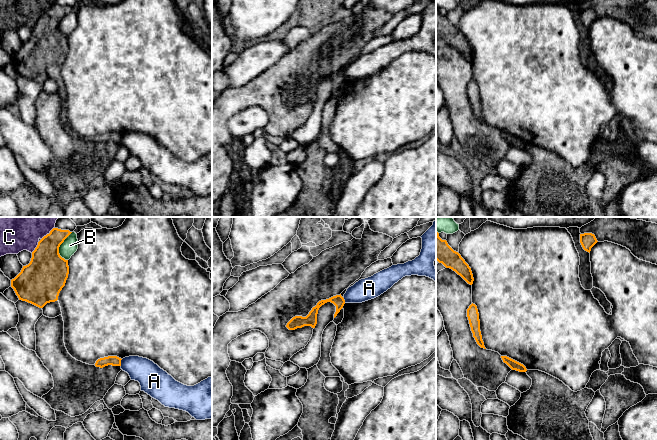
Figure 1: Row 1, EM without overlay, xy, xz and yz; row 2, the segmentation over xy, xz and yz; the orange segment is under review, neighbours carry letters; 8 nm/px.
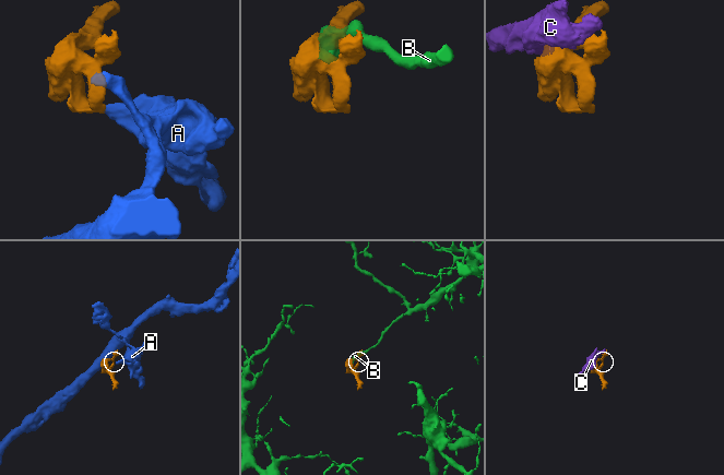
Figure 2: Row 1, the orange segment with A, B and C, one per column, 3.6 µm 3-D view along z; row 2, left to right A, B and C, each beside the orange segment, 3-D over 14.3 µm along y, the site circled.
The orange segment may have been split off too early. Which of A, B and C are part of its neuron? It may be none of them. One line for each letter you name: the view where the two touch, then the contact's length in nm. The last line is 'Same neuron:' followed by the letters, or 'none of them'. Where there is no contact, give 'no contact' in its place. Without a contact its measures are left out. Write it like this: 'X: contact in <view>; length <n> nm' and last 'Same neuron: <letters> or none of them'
Same neuron: none of them

